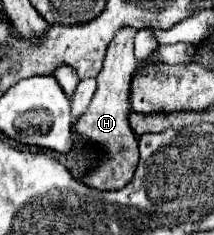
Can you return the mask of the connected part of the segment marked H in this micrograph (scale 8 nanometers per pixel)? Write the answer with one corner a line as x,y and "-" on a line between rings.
122,29
114,41
108,47
106,53
106,61
104,61
104,69
98,73
98,89
92,97
92,103
88,107
88,111
76,121
74,129
80,135
86,135
88,139
92,139
96,145
100,145
106,151
106,161
102,161
102,165
98,169
94,169
92,173
88,173
82,181
94,189
102,189
102,191
114,191
114,189
122,189
126,183
130,183
134,169
138,165
138,135
130,129
128,117
130,117
130,83
132,83
132,75
136,71
136,61
134,61
134,37
137,30

